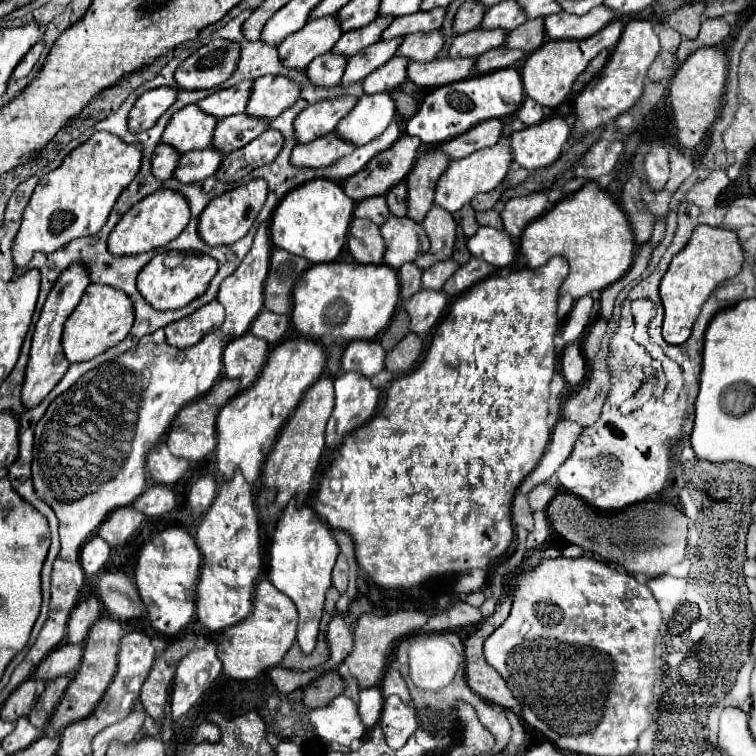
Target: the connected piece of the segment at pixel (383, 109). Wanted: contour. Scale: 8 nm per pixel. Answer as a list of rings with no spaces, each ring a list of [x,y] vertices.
[[[388,91],[362,95],[356,107],[338,123],[336,131],[344,139],[360,147],[376,139],[390,125],[394,115],[396,115],[396,103]]]

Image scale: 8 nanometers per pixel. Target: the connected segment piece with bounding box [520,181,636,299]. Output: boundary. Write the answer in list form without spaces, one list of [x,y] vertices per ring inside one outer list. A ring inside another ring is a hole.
[[[586,183],[570,199],[560,199],[546,215],[532,221],[520,237],[520,253],[526,257],[526,265],[536,269],[550,257],[564,257],[570,265],[570,273],[560,287],[560,295],[570,293],[580,299],[588,293],[598,293],[604,287],[618,281],[634,261],[636,243],[632,243],[632,231],[628,231],[628,219],[620,215],[620,207],[610,195],[596,183]]]

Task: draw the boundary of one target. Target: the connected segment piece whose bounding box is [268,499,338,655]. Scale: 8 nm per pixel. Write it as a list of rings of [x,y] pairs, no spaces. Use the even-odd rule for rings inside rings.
[[[294,499],[282,511],[270,545],[270,583],[292,599],[298,609],[298,635],[300,649],[308,655],[316,645],[318,625],[324,609],[324,593],[330,587],[332,569],[338,557],[338,545],[332,537],[330,527],[322,523],[310,507],[296,507]]]

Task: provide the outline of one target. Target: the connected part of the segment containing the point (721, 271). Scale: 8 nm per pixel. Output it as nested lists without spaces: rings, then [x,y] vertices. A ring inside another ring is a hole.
[[[698,225],[694,229],[688,245],[674,255],[660,283],[660,297],[666,309],[662,335],[670,345],[680,345],[690,337],[692,325],[700,315],[704,301],[722,281],[734,277],[742,269],[742,263],[744,263],[744,251],[734,231],[710,225]]]

